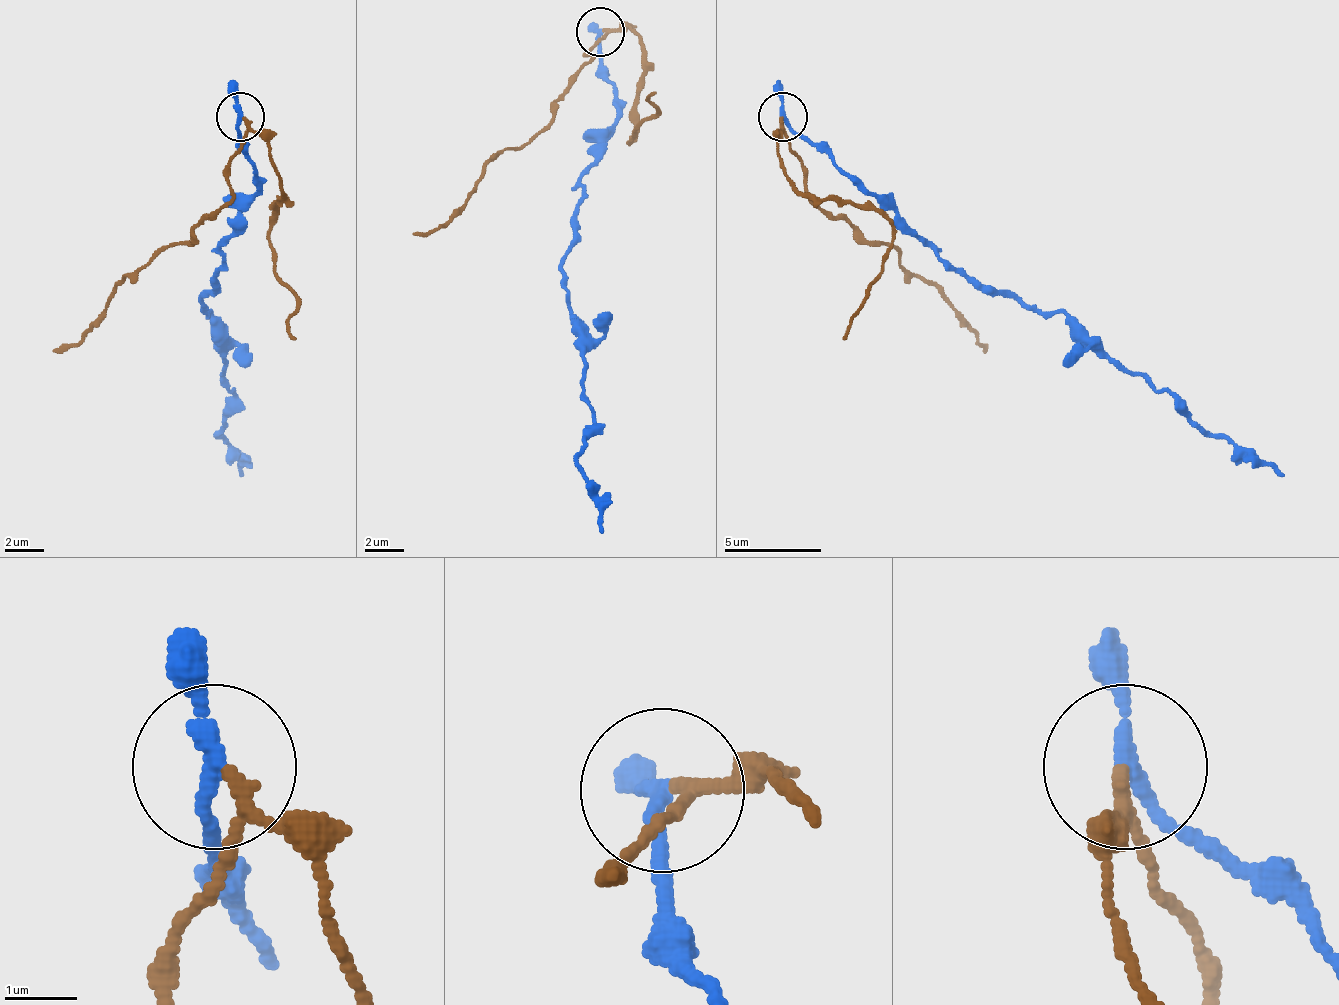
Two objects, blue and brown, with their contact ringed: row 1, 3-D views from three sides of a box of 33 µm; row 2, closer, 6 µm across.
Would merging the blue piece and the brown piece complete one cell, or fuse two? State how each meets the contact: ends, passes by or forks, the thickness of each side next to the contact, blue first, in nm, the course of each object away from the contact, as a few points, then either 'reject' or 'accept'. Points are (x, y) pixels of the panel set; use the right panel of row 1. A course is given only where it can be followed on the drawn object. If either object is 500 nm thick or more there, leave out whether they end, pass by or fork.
blue passes by; brown passes by; calibres 200 and 150 nm; course blue (783, 118), (944, 259), (1018, 298), (1061, 313), (1130, 371), (1169, 391), (1213, 435), (1286, 474); course brown (783, 118), (783, 137), (803, 162), (808, 196), (866, 240), (891, 245), (979, 342), (983, 352); reject

